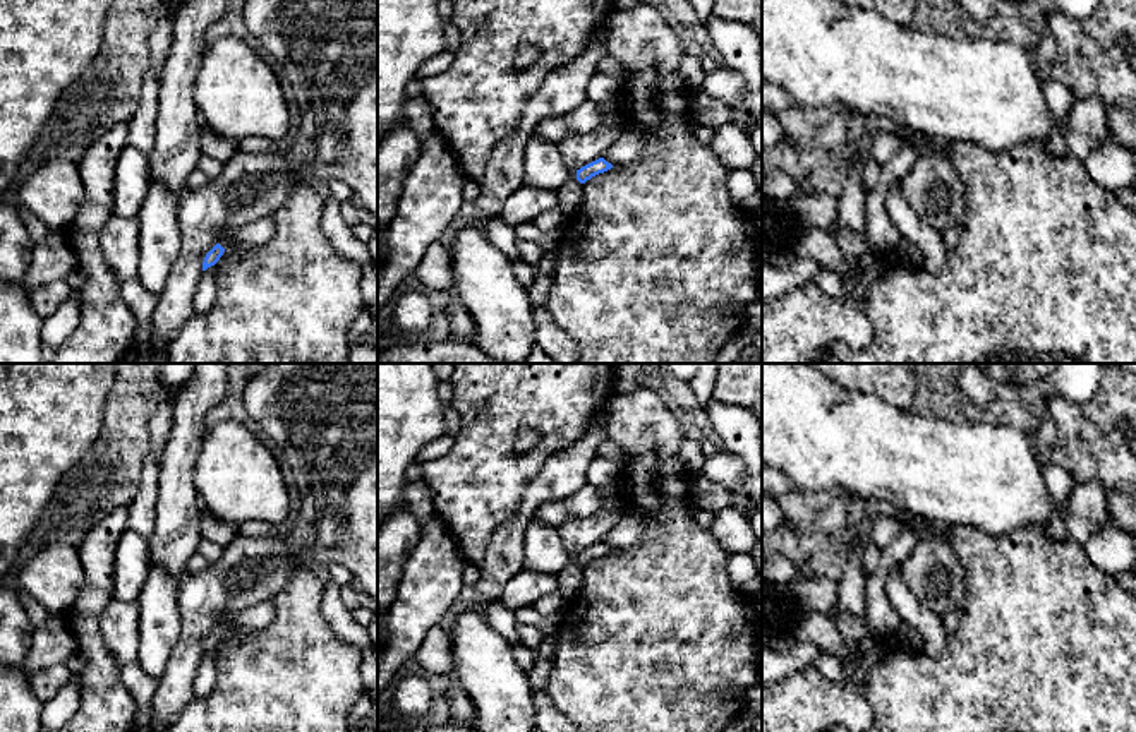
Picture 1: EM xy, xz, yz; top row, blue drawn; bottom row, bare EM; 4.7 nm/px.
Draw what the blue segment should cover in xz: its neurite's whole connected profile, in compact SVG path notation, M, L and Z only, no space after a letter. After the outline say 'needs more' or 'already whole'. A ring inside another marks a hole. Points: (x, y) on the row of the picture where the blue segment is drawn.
M599 158L585 166L582 166L580 170L577 170L577 180L580 183L585 183L587 180L590 180L592 177L604 173L607 170L611 170L613 165L607 163L604 158Z | already whole

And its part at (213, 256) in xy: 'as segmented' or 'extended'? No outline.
extended

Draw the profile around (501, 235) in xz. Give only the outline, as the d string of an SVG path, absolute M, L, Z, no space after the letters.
M482 218L477 225L480 226L484 237L511 262L522 262L518 254L518 240L511 225L499 218Z

